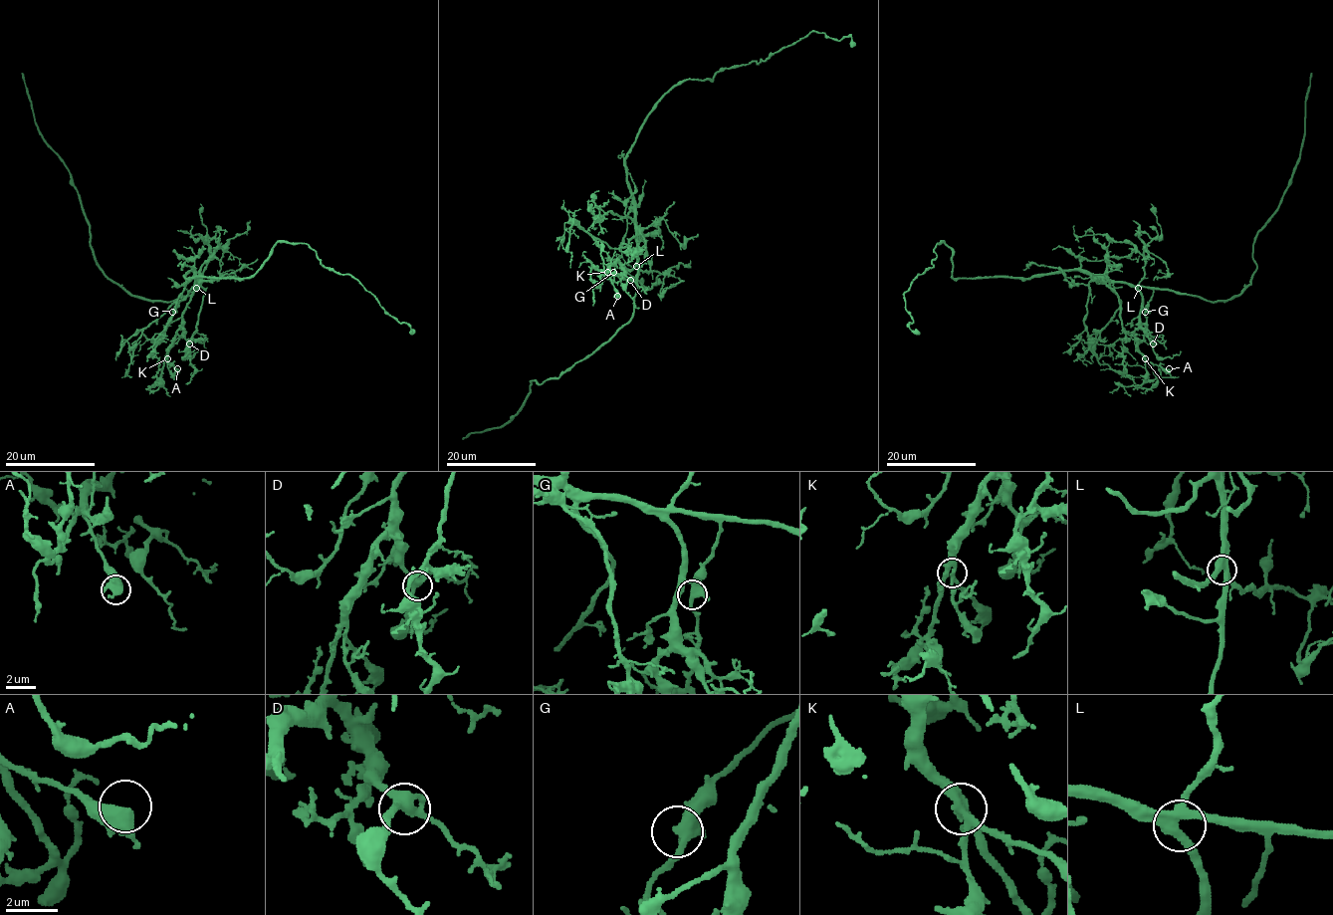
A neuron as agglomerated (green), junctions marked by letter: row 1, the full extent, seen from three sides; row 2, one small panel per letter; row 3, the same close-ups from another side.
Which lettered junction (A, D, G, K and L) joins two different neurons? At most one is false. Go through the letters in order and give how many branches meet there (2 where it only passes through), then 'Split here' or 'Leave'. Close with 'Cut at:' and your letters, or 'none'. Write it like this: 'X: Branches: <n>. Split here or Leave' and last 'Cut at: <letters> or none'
A: Branches: 4. Leave
D: Branches: 4. Leave
G: Branches: 4. Leave
K: Branches: 4. Leave
L: Branches: 4. Leave
Cut at: none

